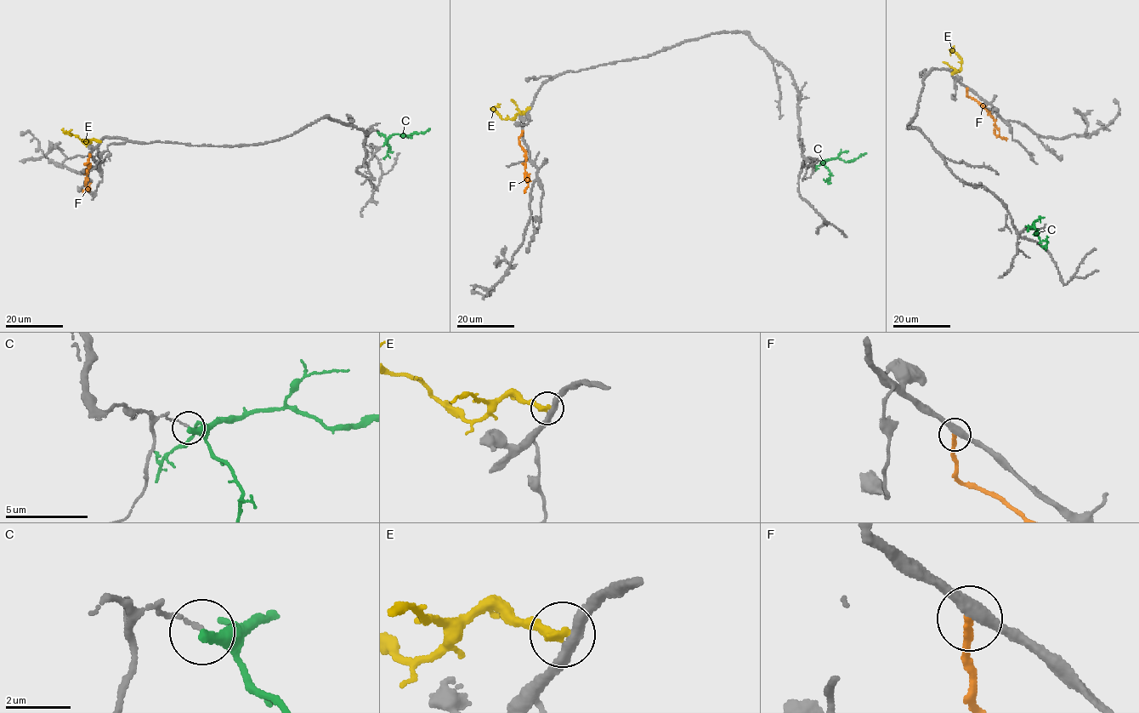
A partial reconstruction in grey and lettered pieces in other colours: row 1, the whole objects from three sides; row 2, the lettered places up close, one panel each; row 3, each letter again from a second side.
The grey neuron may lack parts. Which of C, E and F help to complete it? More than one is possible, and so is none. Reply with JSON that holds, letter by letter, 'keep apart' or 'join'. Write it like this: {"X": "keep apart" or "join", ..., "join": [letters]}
{"C": "keep apart", "E": "keep apart", "F": "keep apart", "join": []}

